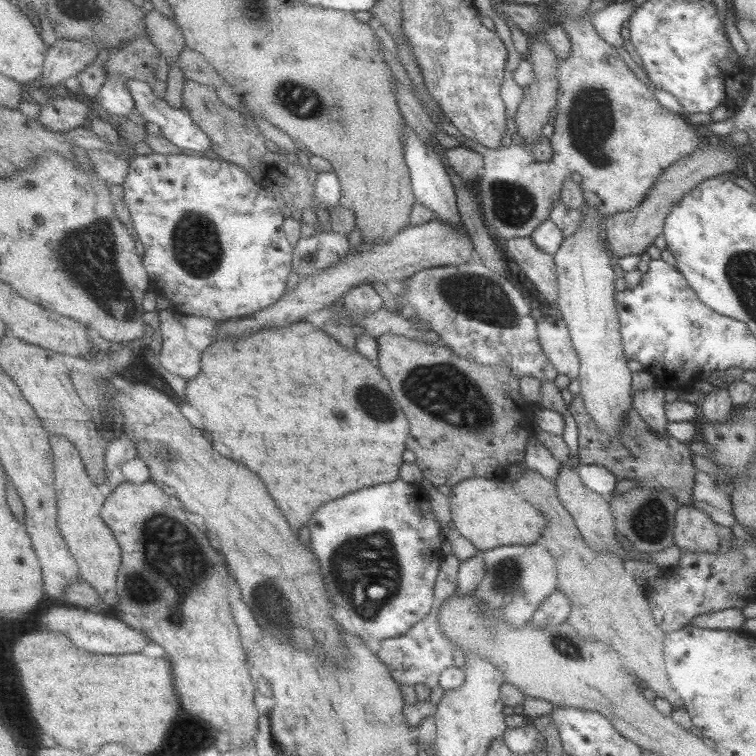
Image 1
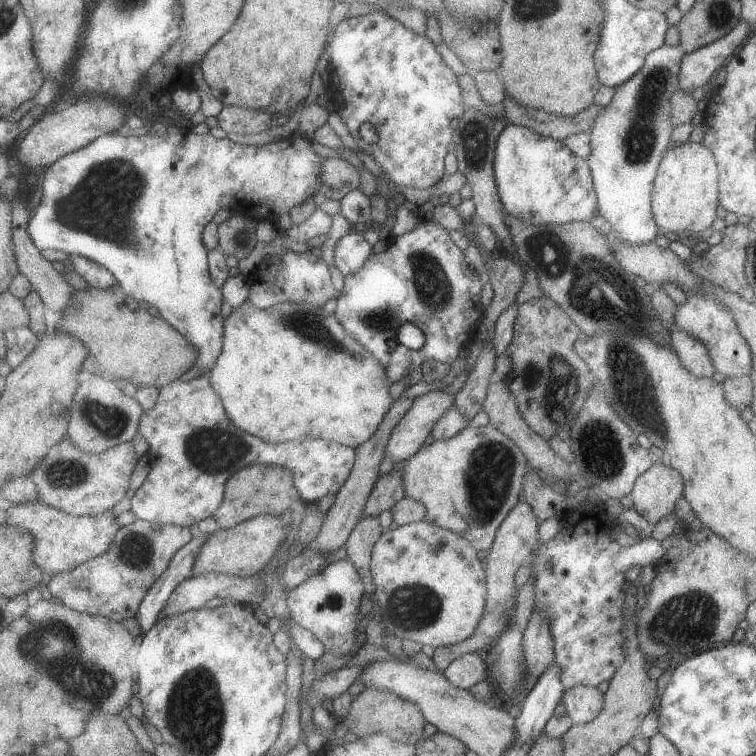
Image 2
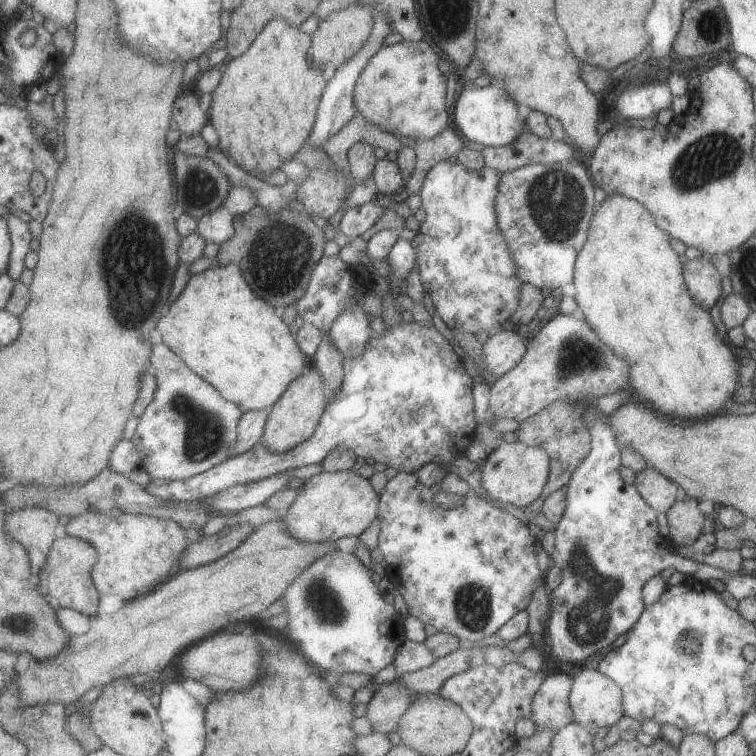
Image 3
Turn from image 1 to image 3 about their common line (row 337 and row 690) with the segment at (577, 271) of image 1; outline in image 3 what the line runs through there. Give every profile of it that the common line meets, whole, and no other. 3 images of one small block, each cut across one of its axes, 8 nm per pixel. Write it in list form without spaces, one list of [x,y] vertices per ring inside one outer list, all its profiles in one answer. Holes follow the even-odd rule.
[[[580,669],[579,673],[573,677],[568,702],[573,714],[573,722],[582,726],[591,734],[599,730],[599,728],[614,726],[624,716],[621,689],[613,680],[600,673],[597,669]]]

